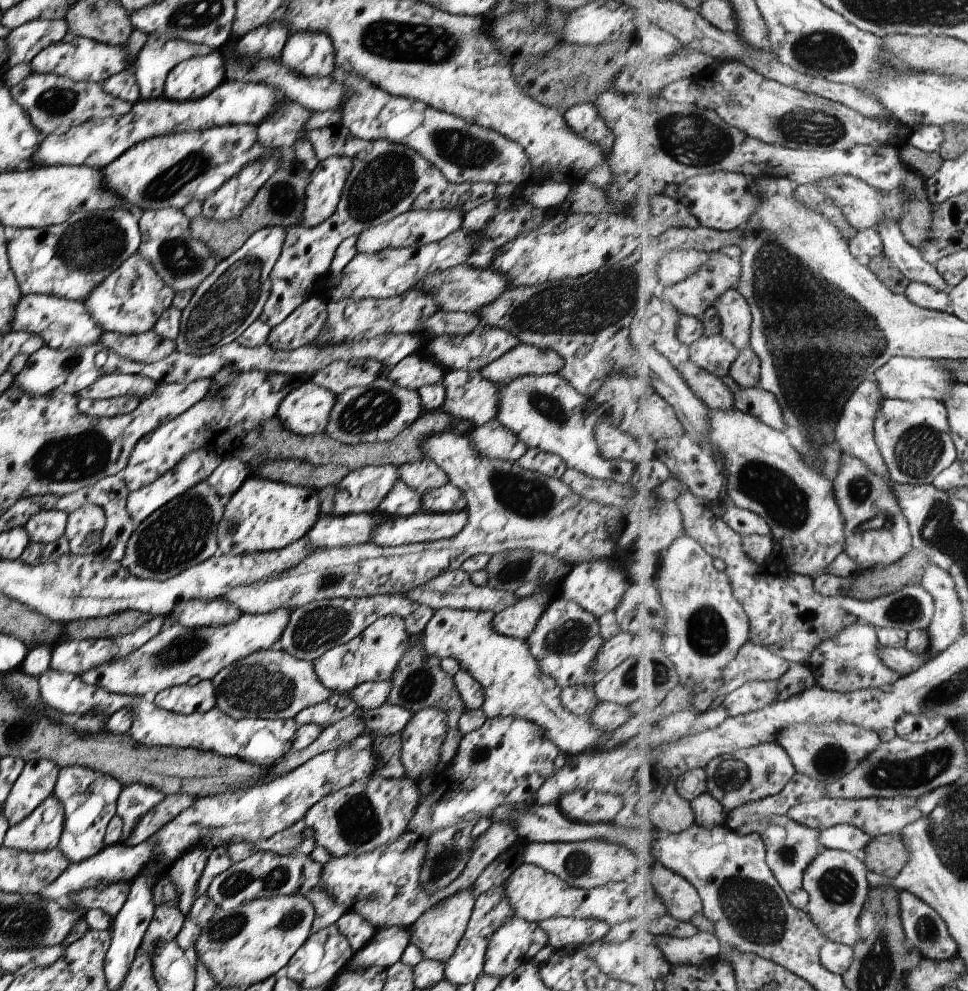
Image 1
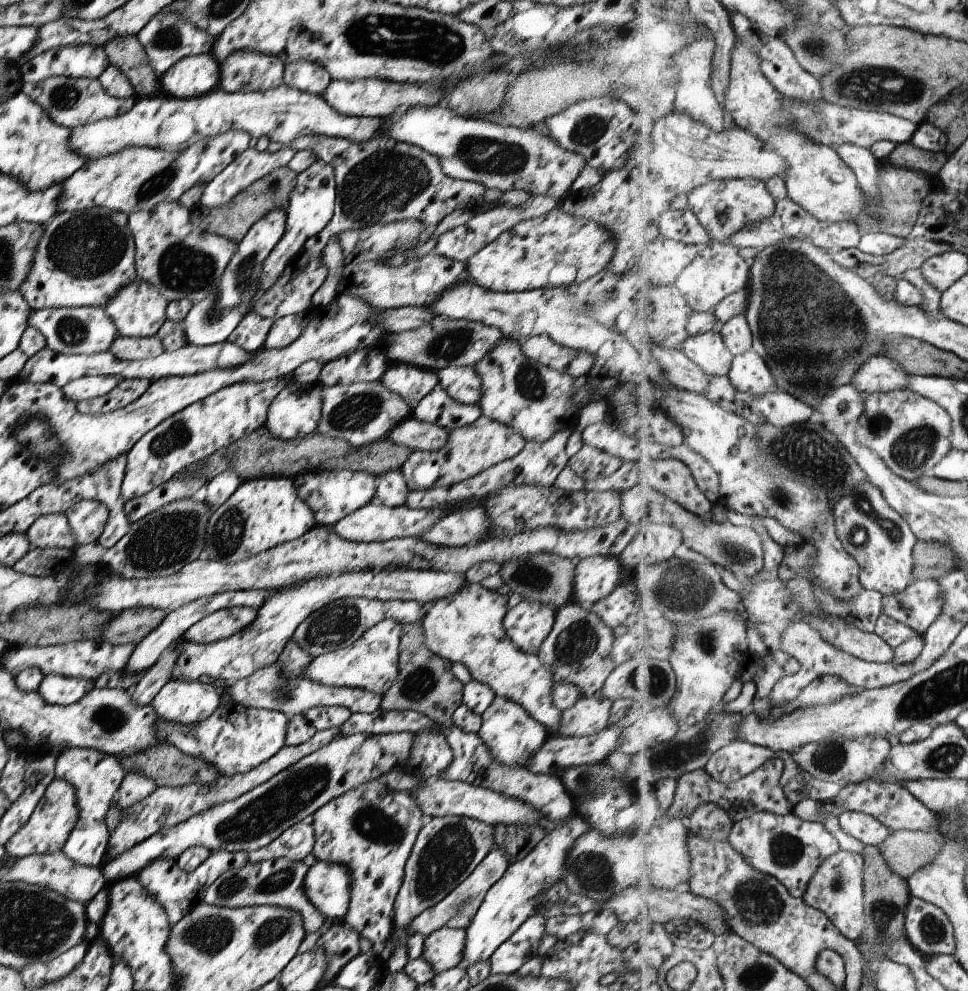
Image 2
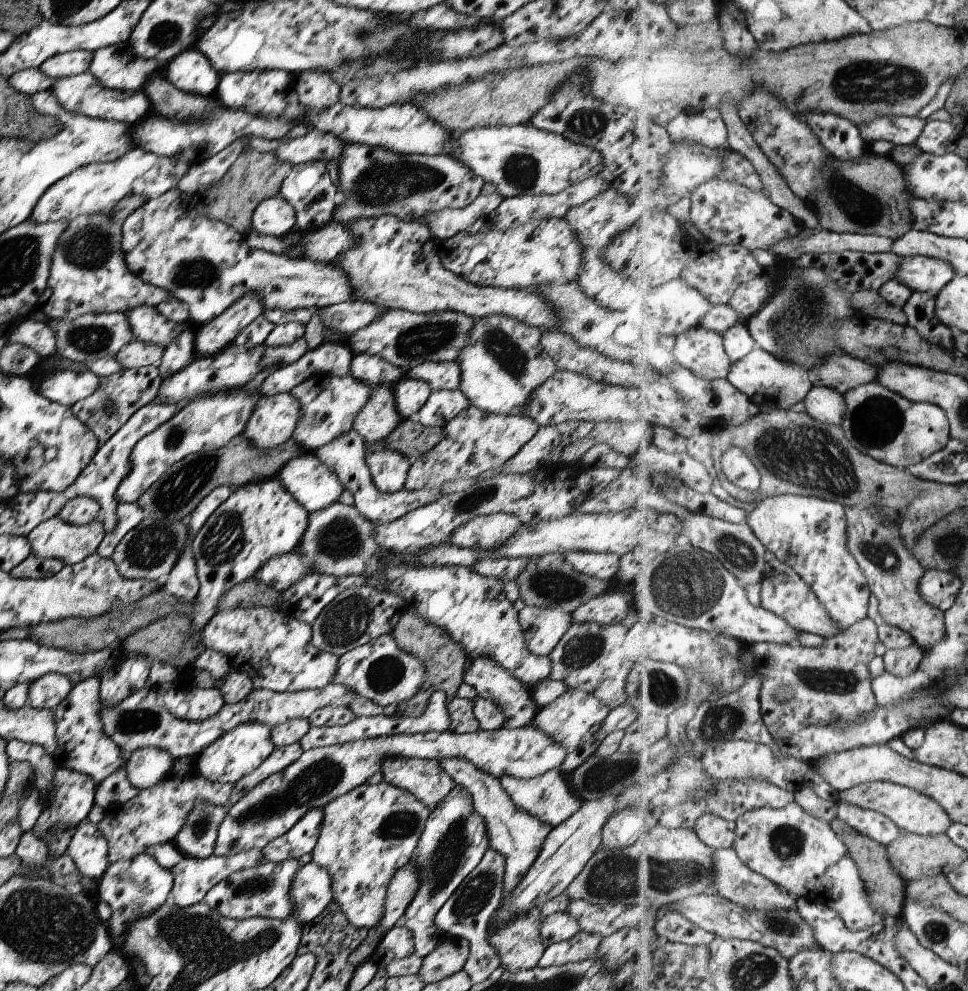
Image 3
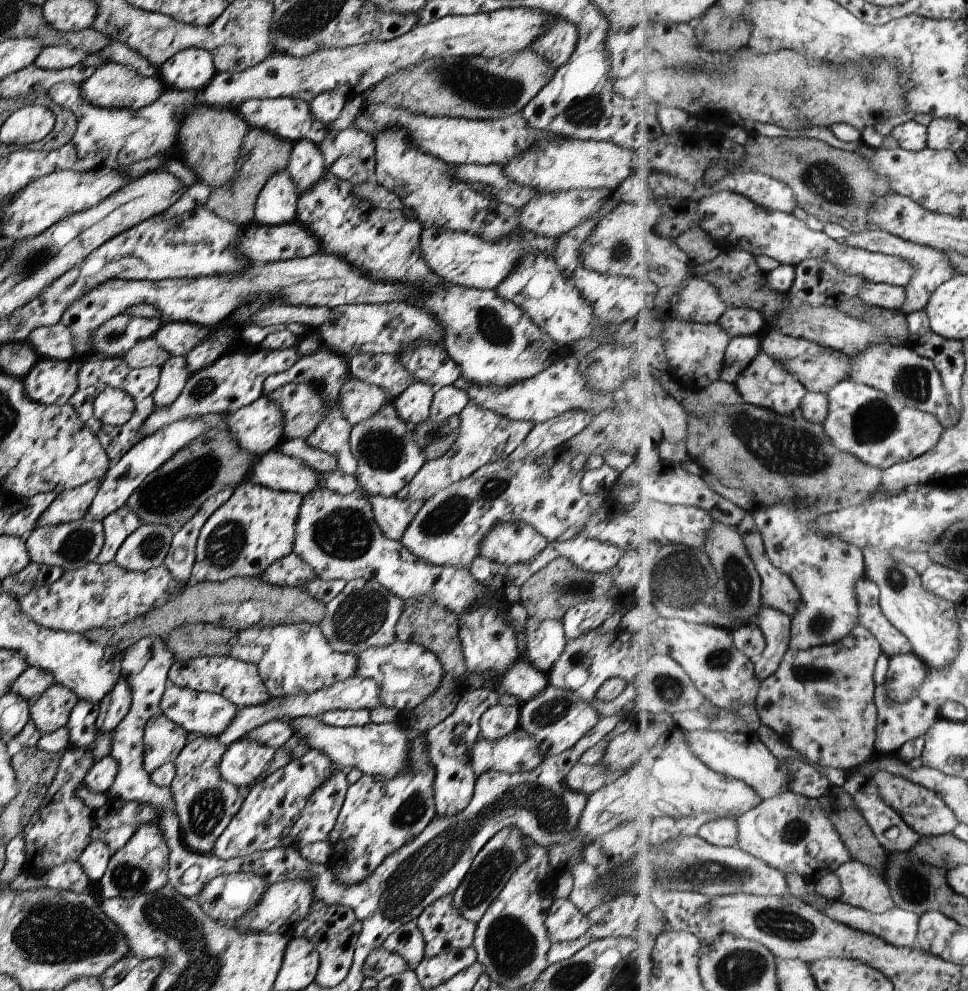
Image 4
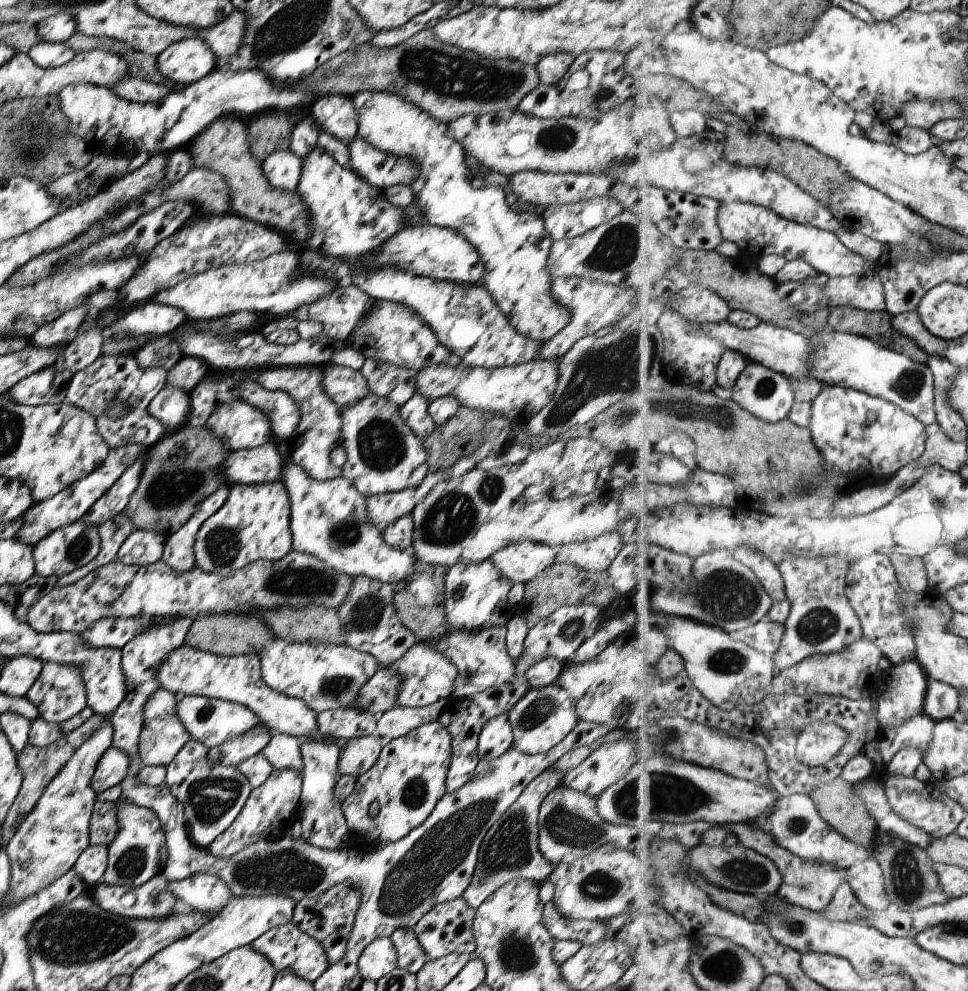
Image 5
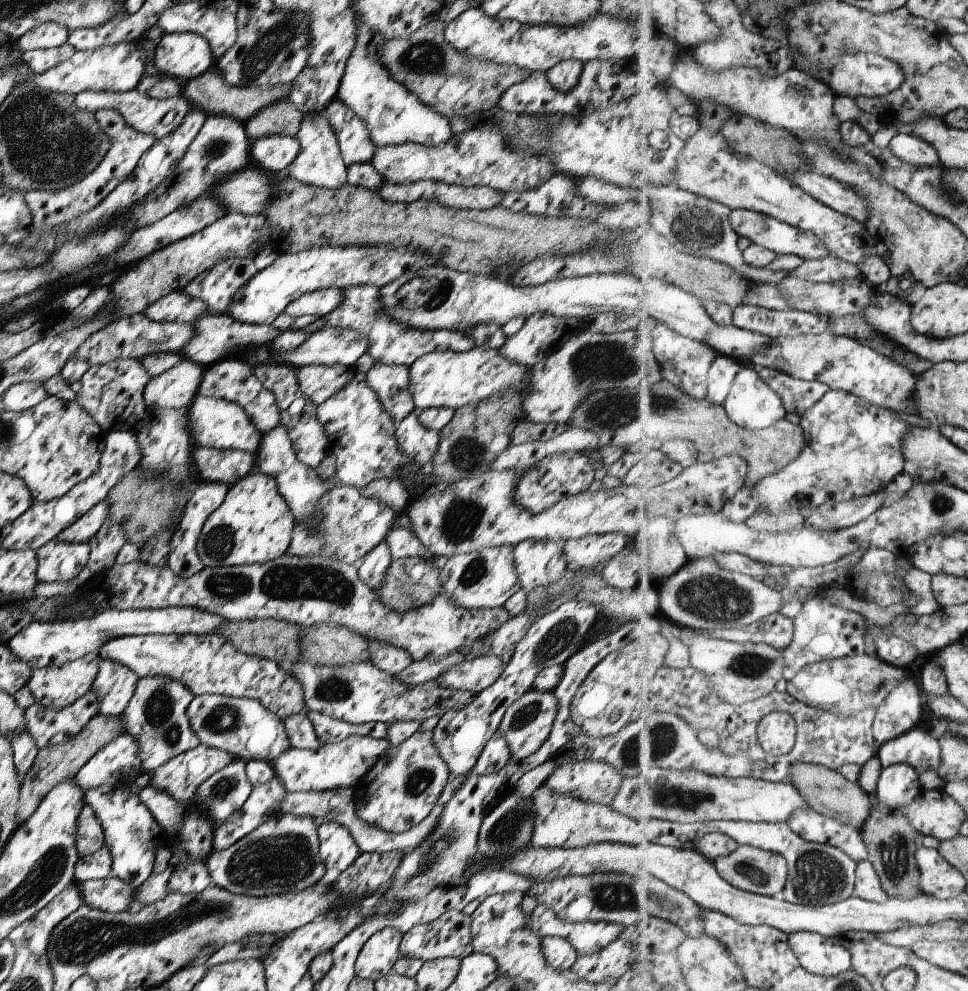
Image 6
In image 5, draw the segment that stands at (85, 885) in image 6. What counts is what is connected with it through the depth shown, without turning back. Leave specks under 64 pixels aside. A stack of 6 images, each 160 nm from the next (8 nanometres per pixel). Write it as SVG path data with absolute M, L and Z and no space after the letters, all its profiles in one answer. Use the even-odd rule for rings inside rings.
M161 872L155 876L151 876L149 880L146 880L143 884L135 888L106 885L101 881L95 884L88 892L91 895L92 901L99 908L105 910L105 912L132 919L158 919L159 917L166 917L171 911L177 909L177 900L166 889L167 881Z

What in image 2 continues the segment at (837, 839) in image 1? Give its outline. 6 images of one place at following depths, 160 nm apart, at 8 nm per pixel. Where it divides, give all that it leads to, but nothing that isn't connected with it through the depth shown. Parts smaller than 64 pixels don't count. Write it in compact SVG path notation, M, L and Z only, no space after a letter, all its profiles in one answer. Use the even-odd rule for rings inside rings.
M843 811L840 823L846 833L859 839L865 846L880 846L892 833L878 818L859 811Z

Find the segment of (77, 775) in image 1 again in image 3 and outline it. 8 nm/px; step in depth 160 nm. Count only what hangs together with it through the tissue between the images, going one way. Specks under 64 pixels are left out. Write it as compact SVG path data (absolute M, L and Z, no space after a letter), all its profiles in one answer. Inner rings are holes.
M95 677L80 680L51 710L56 724L56 742L59 744L54 753L56 764L89 775L96 782L95 786L121 765L125 765L125 758L121 756L118 746L103 732L100 723L99 683ZM79 822L66 852L83 877L97 880L108 865L107 845L96 825Z

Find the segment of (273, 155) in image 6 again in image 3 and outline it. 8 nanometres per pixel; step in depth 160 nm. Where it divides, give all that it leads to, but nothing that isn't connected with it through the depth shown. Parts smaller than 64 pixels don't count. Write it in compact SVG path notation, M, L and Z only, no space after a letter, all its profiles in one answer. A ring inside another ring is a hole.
M281 195L258 202L250 216L250 226L259 234L282 237L292 230L296 218L294 208Z

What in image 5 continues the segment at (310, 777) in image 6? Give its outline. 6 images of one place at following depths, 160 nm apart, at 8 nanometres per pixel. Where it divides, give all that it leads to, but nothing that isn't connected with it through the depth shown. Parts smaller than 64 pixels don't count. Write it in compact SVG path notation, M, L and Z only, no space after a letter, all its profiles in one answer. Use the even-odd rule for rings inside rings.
M272 733L260 753L269 761L273 769L291 769L299 774L302 771L300 740L285 733ZM373 733L350 738L338 750L337 776L351 775L357 778L367 772L377 760L385 740Z

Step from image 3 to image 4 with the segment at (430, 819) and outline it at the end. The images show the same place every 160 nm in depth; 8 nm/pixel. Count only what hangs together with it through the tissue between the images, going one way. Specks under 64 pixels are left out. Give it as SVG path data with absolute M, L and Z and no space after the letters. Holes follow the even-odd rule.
M473 689L472 691L465 691L459 697L455 708L436 725L433 725L425 734L426 741L428 742L428 756L427 758L434 766L434 781L432 789L434 792L434 805L436 806L436 816L451 816L457 814L462 808L467 806L469 799L472 795L474 780L474 772L470 762L467 761L470 756L473 745L479 739L478 720L485 709L495 705L501 706L519 706L520 702L516 696L507 694L505 691L493 691L489 689ZM452 895L428 904L414 921L424 940L425 957L472 946L476 924L465 920L453 908Z

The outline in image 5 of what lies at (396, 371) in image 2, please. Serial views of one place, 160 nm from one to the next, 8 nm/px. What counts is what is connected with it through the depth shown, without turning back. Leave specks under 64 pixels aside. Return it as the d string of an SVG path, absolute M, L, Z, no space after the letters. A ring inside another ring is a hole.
M413 393L399 408L401 420L409 427L409 430L416 436L423 438L429 436L436 425L427 412L429 401L419 393Z

